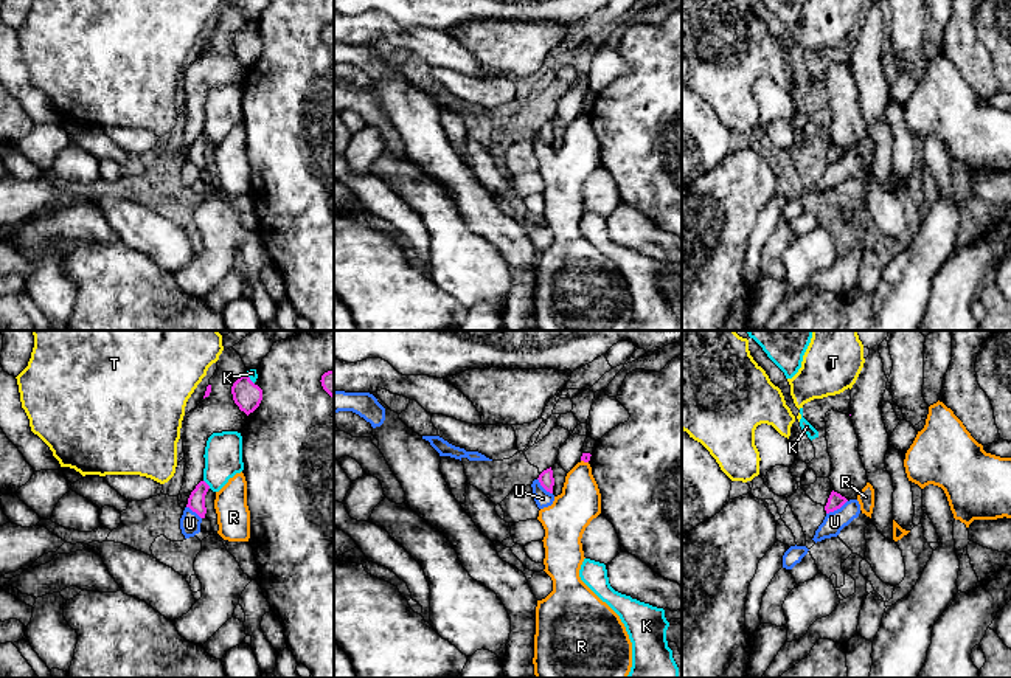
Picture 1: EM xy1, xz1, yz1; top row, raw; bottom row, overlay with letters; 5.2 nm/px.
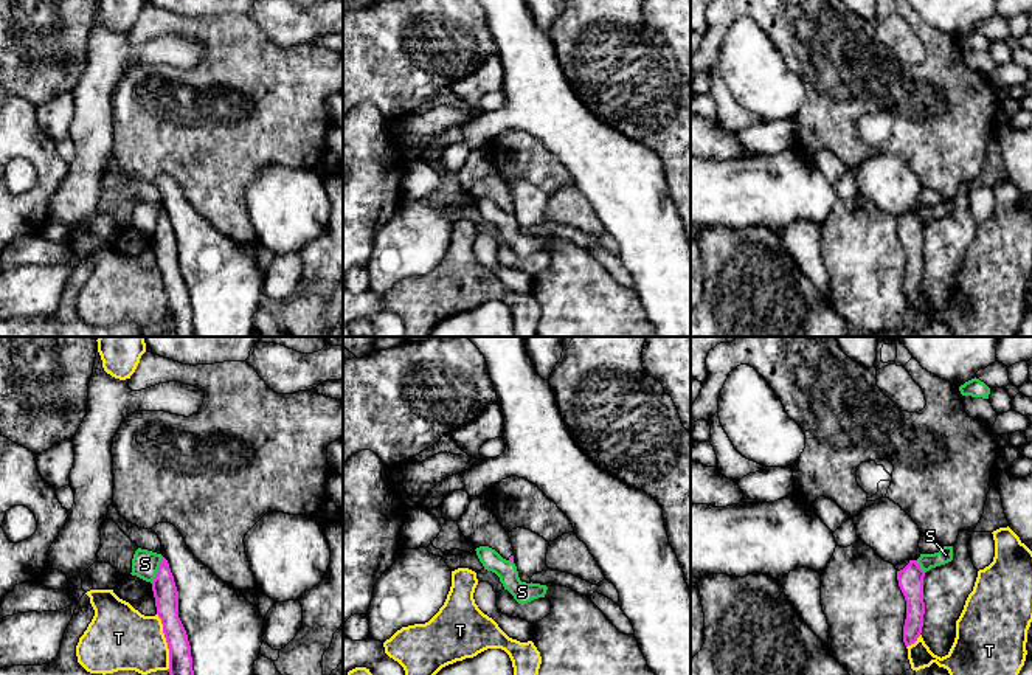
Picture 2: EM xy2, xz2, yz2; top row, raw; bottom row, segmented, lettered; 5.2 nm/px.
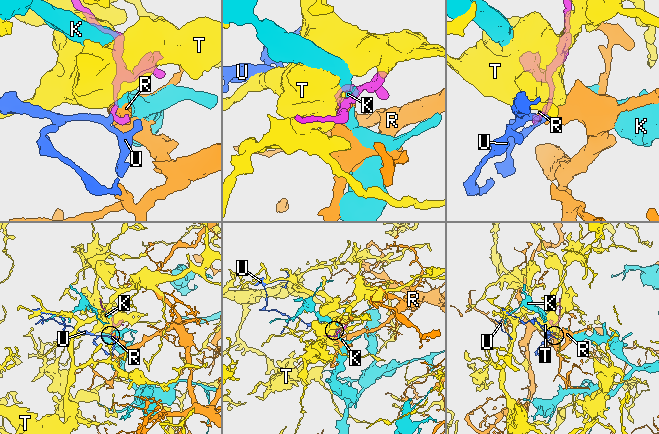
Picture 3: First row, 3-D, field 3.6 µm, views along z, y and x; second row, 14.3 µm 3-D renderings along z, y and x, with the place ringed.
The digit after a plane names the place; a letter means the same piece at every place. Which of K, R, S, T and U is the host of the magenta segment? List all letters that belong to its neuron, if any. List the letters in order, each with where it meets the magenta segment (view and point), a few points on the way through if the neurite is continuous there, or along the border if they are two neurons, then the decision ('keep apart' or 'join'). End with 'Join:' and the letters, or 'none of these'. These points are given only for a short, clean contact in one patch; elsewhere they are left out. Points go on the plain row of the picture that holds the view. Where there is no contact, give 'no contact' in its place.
K: contact xy1 (207, 137); keep apart
R: contact xz1 (584, 114); keep apart
S: contact xy2 (159, 222); border xy2 (162, 208), (157, 227), (151, 235); keep apart
T: contact xy2 (166, 294); keep apart
U: contact yz1 (836, 162); border yz1 (847, 152), (826, 166); keep apart
Join: none of these

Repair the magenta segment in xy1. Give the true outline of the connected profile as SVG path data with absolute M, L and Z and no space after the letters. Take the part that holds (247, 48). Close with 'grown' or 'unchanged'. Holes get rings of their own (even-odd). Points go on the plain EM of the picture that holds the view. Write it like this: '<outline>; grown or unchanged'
M247 26L241 28L233 36L231 47L235 56L247 68L253 65L262 53L262 42L258 37L255 37Z; unchanged

